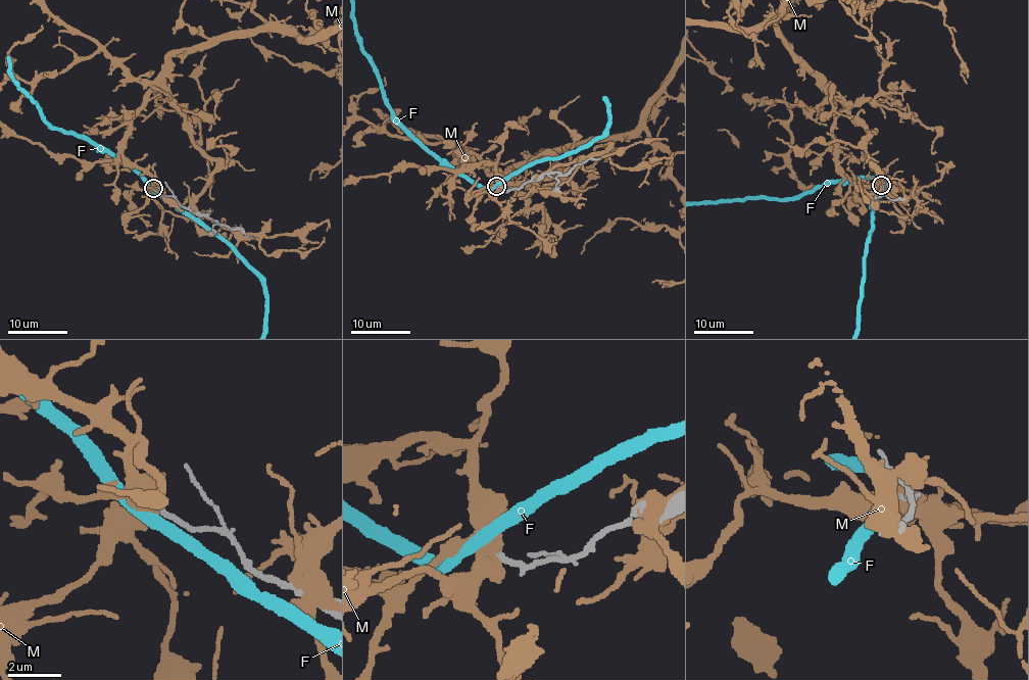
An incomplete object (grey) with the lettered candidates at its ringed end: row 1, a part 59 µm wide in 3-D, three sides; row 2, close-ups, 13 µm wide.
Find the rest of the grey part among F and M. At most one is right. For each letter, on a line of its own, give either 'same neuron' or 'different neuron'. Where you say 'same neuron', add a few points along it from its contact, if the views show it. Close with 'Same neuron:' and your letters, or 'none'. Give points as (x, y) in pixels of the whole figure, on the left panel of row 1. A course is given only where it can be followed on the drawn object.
F: different neuron
M: different neuron
Same neuron: none

